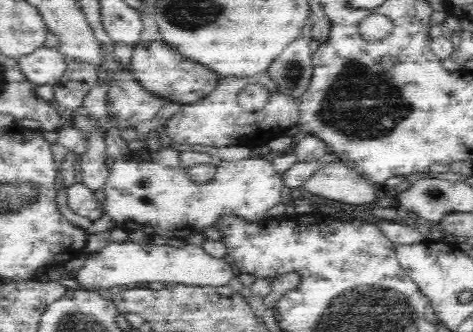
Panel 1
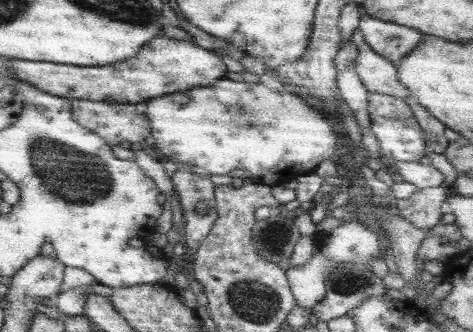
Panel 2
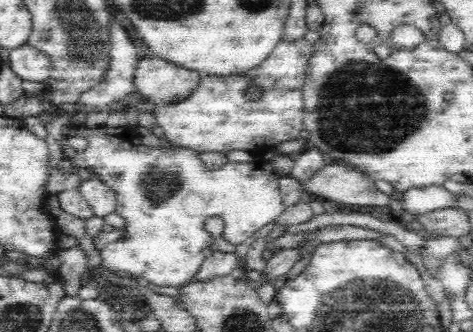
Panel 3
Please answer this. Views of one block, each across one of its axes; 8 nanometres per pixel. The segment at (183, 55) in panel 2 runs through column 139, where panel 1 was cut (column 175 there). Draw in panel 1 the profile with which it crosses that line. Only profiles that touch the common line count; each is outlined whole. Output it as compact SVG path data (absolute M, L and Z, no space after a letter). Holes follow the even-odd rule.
M158 40L138 44L134 48L130 66L132 66L130 68L132 76L148 94L154 94L156 98L162 98L166 102L180 102L182 106L206 98L206 94L210 94L220 80L220 76L216 76L214 72L206 70L204 66L198 66L196 62L186 62L180 54L176 54L164 42Z

